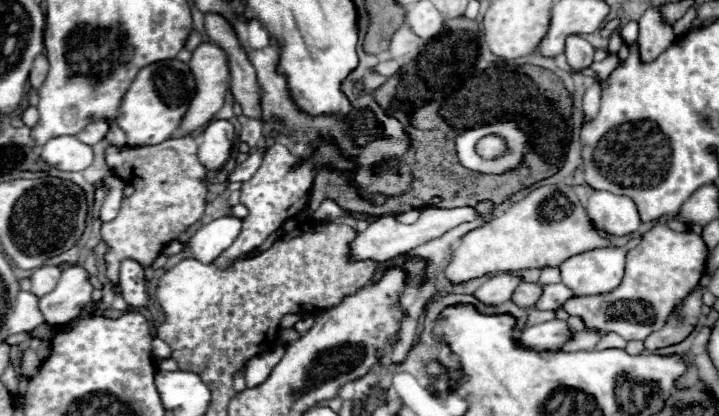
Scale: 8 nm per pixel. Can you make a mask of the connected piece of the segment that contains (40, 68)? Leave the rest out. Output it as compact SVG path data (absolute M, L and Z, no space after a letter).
M40 54L40 56L34 60L34 68L32 68L32 72L30 72L30 86L32 86L34 90L40 90L42 84L44 84L44 80L46 80L46 76L48 76L48 60L46 60L44 54Z

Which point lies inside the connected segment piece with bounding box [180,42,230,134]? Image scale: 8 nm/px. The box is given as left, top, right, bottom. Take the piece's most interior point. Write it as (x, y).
(210, 67)

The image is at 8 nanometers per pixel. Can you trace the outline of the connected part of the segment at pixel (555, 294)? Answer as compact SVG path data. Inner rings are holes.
M546 284L542 288L544 296L540 296L540 300L536 302L538 310L558 310L572 296L572 290L564 284Z

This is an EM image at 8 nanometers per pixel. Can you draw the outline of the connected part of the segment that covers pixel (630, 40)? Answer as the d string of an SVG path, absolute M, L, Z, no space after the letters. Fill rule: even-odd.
M628 22L626 26L622 26L620 36L622 36L626 46L632 46L636 42L636 38L638 38L638 24L636 22Z

